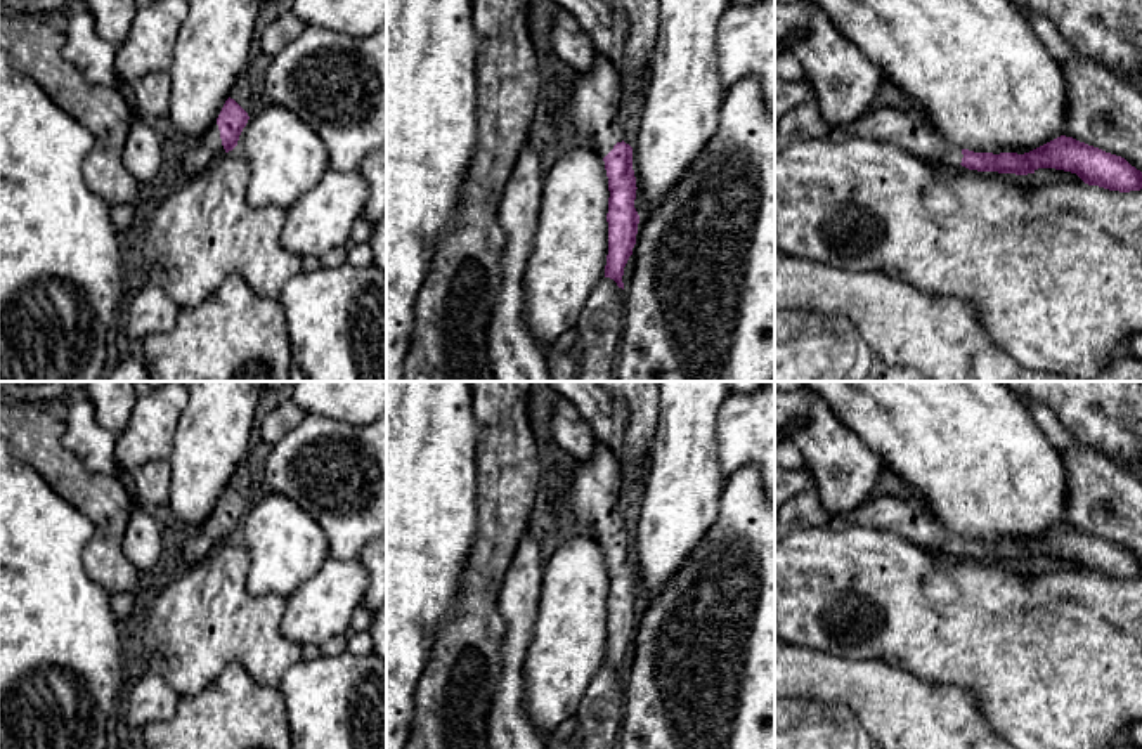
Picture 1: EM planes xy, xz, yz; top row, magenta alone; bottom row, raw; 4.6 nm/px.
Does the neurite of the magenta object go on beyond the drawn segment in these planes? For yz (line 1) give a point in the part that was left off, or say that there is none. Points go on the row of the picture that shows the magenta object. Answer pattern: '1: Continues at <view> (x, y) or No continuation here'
1: Continues at yz (914, 132)

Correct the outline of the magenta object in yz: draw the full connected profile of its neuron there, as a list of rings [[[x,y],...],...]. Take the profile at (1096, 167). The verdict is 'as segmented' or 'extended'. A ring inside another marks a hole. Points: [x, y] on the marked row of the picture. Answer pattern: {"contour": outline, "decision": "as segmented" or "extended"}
{"contour": [[[886,107],[866,111],[853,127],[834,132],[839,139],[872,139],[894,142],[908,154],[944,168],[962,165],[977,172],[1028,175],[1038,168],[1076,173],[1085,184],[1109,191],[1130,192],[1142,189],[1142,172],[1125,158],[1061,135],[1029,153],[974,153],[951,146],[943,134],[918,111],[903,113]]], "decision": "extended"}

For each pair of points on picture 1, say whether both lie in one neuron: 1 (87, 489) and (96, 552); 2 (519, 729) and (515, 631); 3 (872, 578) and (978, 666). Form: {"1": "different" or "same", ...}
{"1": "same", "2": "same", "3": "same"}

